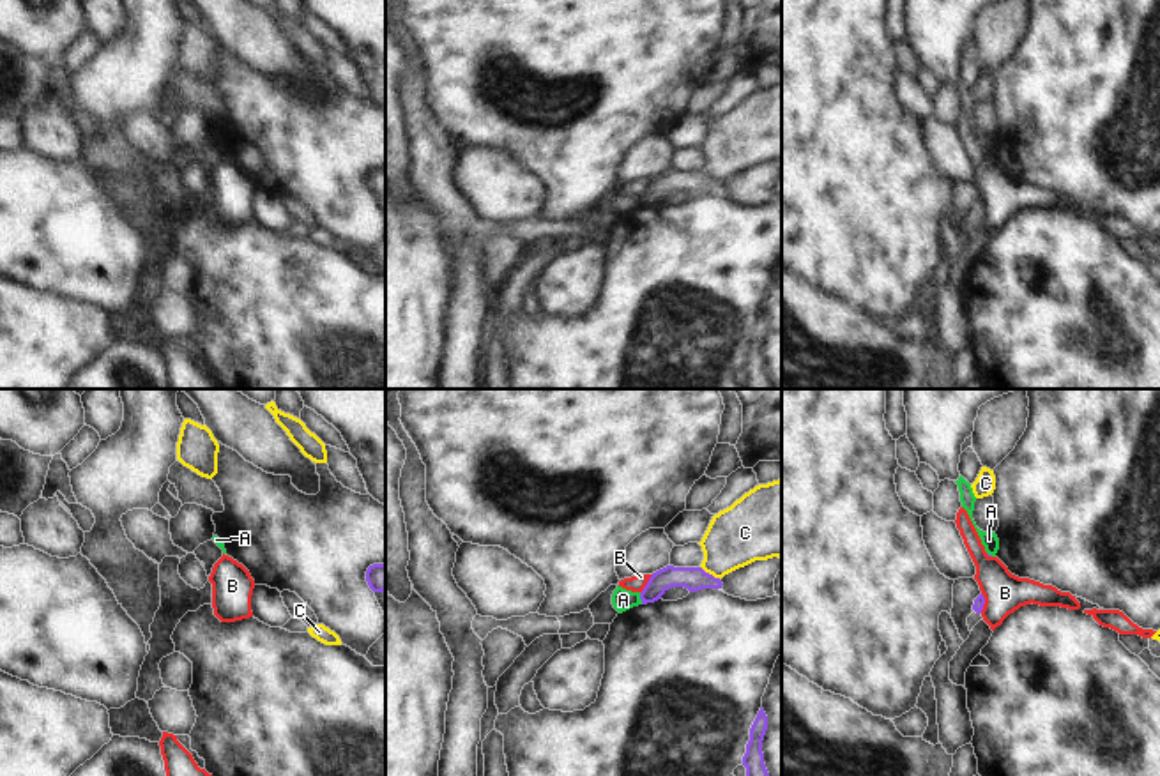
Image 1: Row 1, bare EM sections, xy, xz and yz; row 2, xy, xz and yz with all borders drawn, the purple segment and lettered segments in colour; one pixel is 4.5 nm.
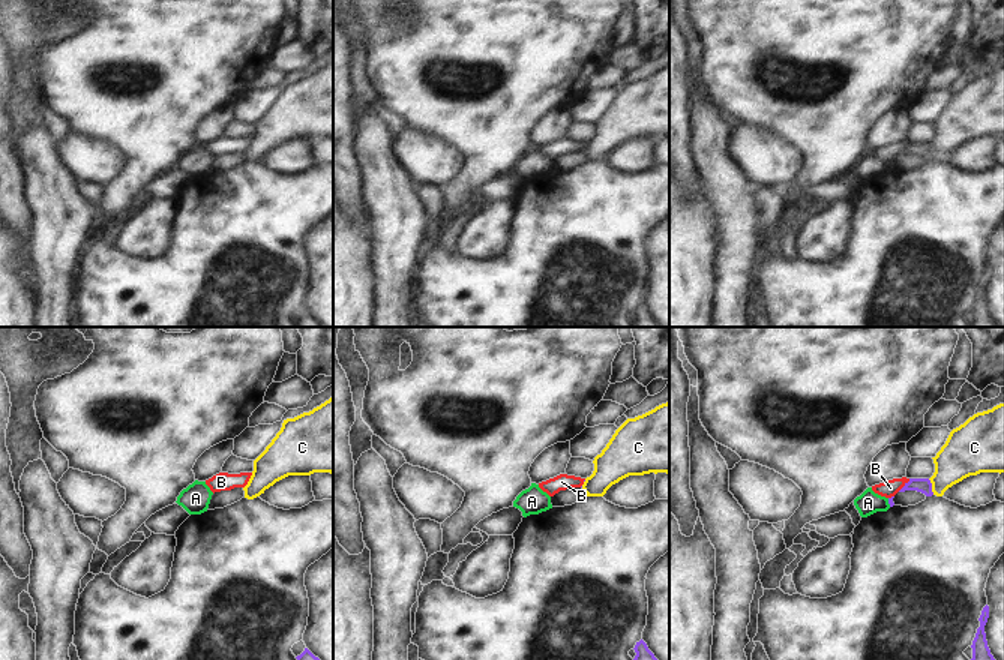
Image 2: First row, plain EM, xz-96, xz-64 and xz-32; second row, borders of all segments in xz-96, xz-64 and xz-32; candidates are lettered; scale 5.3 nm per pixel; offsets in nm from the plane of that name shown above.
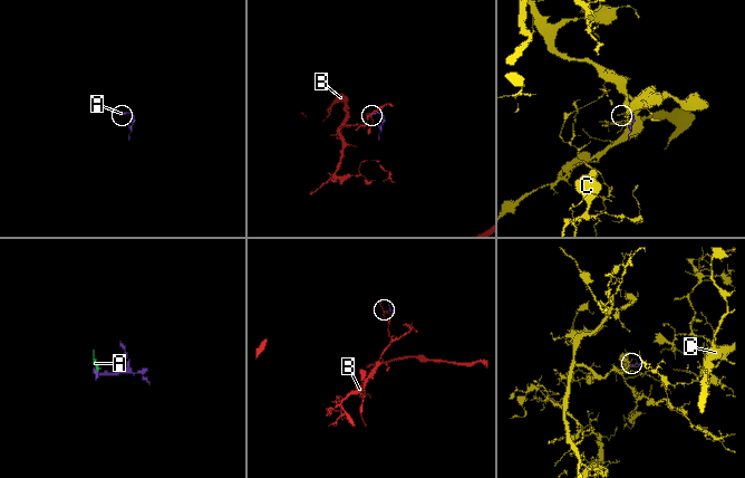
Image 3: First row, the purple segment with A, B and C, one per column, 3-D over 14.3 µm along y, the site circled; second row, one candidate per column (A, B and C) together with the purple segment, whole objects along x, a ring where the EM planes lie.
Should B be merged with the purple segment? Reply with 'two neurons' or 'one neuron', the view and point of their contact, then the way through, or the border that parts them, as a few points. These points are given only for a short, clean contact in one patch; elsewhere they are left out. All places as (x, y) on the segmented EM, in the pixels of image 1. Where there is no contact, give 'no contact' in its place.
two neurons | xz (648, 584) | along xz (653, 575), (641, 593)

